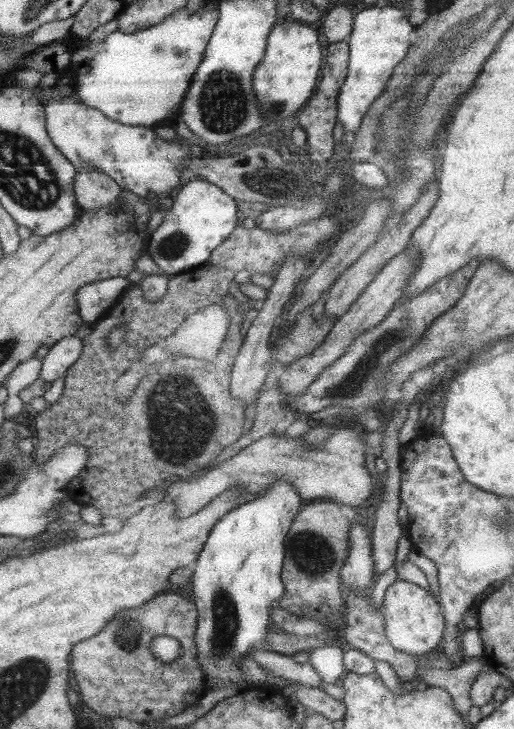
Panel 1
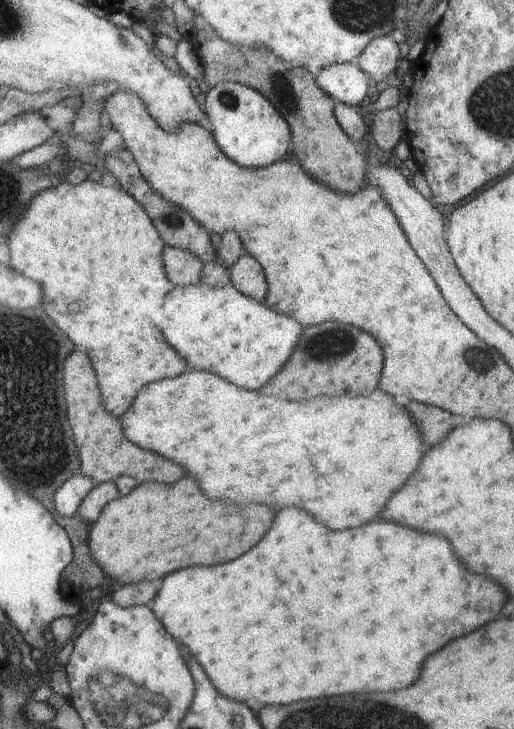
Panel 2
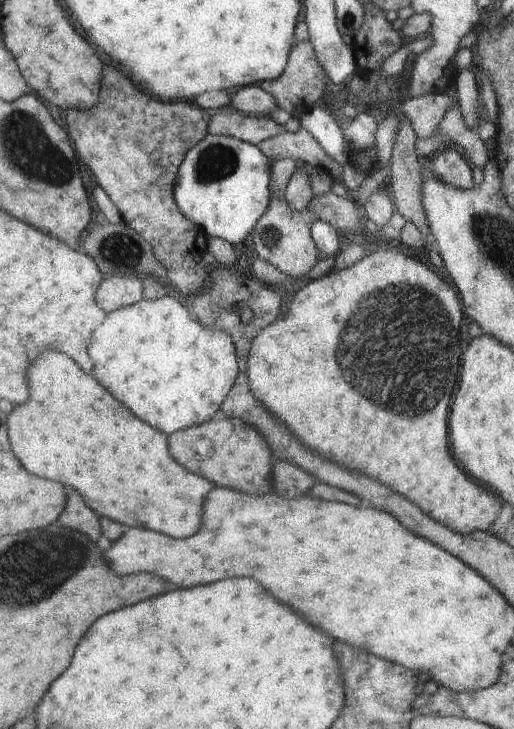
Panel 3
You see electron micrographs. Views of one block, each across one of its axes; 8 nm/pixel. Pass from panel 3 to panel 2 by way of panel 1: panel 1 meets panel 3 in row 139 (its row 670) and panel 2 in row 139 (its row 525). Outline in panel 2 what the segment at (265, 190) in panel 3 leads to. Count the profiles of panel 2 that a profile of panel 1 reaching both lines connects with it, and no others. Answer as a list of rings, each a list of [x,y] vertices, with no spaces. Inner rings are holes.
[[[224,81],[215,84],[206,93],[203,111],[212,126],[212,136],[216,146],[228,160],[233,160],[242,168],[266,168],[289,157],[292,134],[284,117],[252,87]]]

